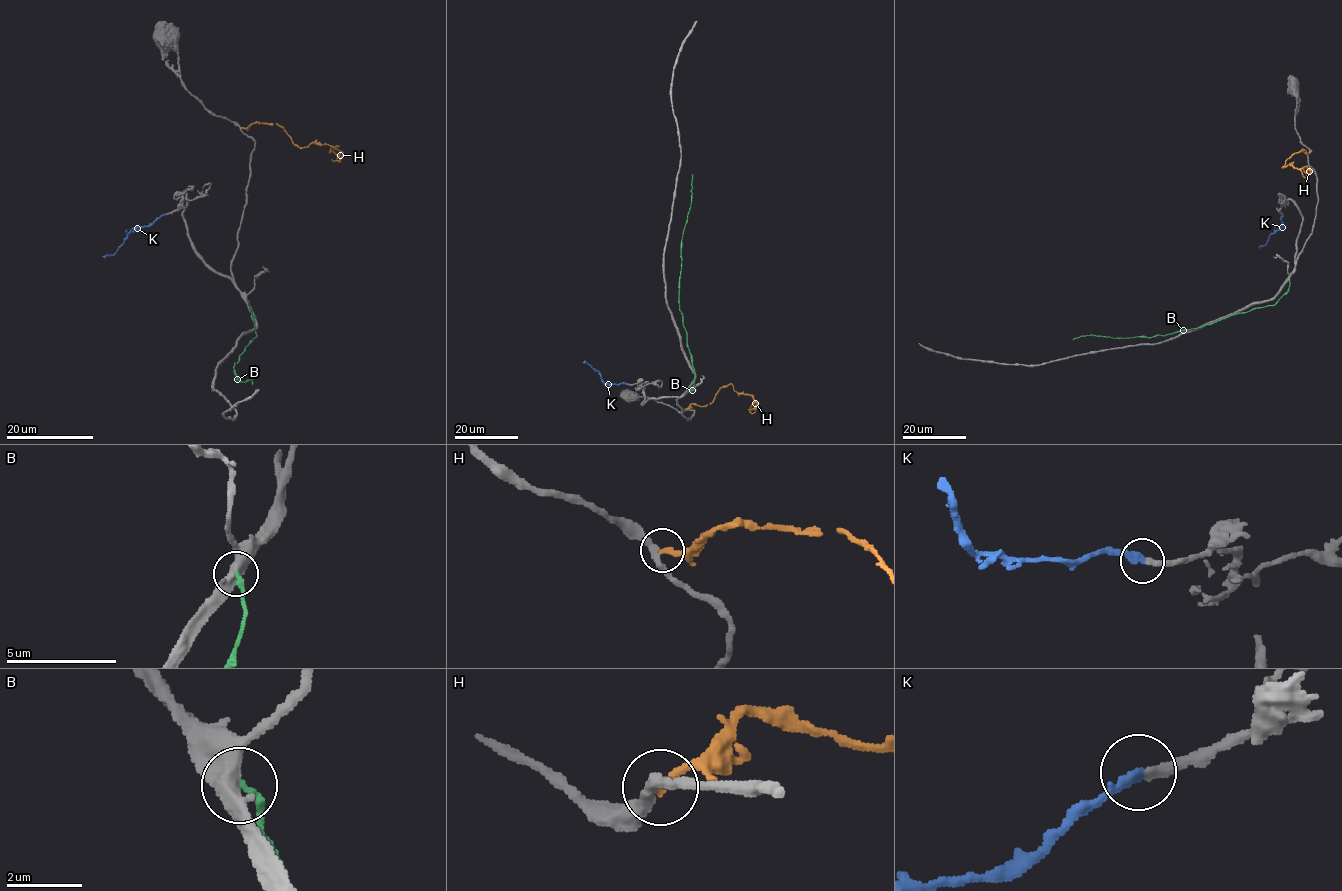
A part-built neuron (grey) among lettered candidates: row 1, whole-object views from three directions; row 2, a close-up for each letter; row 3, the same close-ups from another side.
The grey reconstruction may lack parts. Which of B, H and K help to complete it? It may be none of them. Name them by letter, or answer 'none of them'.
K

